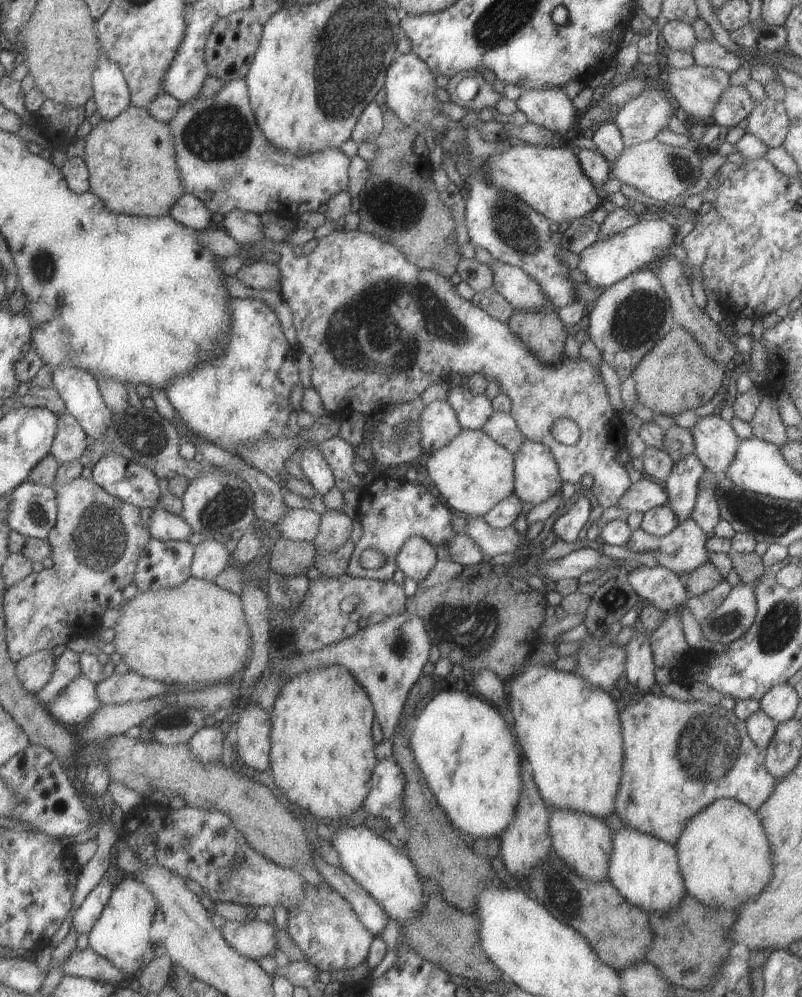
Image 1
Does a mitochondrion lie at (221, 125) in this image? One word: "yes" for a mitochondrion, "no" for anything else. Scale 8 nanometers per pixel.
yes

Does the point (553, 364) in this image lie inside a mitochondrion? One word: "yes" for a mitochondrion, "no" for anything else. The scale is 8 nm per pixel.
no

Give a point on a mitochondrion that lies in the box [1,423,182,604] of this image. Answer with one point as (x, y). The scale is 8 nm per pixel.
(100, 539)

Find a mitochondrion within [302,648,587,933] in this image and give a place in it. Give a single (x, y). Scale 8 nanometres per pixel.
(553, 882)

